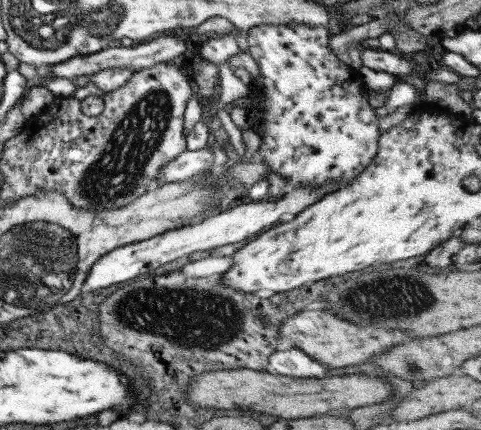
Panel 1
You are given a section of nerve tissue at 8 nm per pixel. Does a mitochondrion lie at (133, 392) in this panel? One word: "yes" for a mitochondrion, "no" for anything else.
no

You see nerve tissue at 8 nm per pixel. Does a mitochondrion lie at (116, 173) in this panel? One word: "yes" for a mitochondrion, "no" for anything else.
yes

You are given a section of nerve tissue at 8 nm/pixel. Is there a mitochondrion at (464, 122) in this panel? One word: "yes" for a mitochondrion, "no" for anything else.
no

